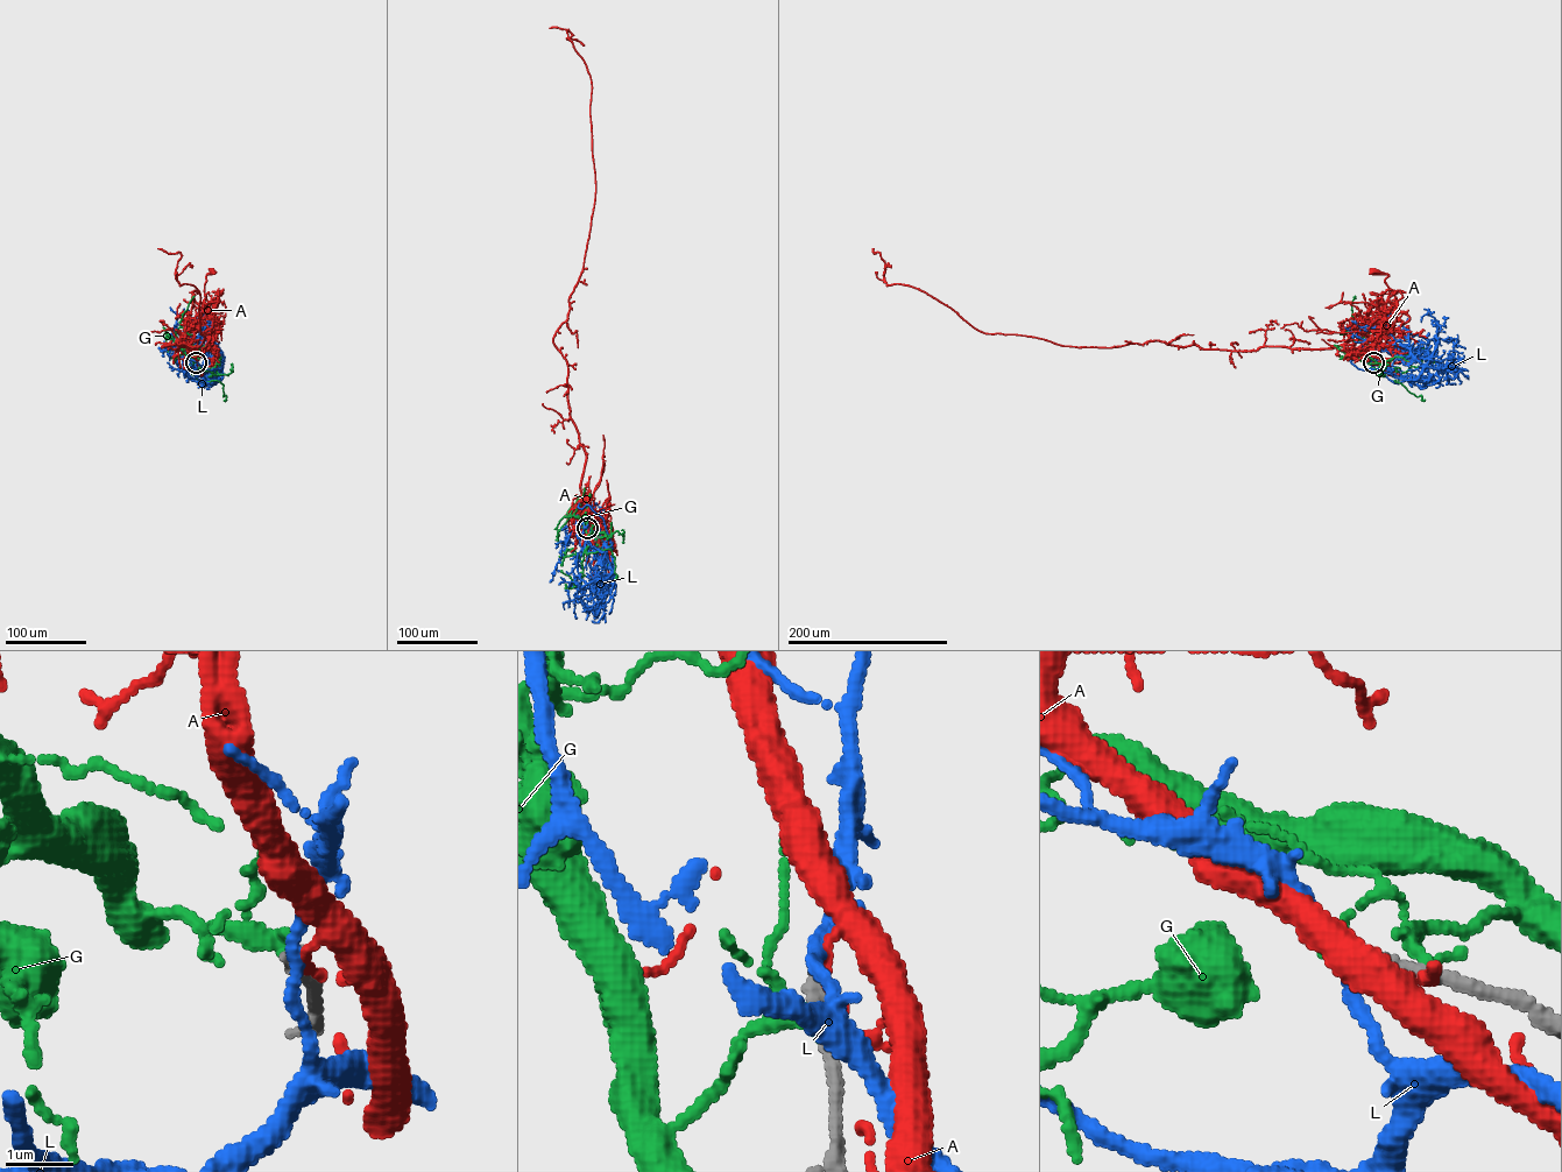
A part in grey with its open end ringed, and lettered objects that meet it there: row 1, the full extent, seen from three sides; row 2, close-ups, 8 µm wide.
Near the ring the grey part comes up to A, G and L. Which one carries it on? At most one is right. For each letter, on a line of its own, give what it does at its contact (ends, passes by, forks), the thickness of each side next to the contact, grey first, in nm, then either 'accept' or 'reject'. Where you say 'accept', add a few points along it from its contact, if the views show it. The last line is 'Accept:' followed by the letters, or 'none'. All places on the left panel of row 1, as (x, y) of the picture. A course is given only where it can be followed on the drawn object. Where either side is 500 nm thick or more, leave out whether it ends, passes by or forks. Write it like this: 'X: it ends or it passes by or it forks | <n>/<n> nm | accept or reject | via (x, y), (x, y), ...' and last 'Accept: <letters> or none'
A: it ends | 220/140 nm | reject
G: it passes by | 280/160 nm | reject
L: it passes by | 190/150 nm | reject
Accept: none

